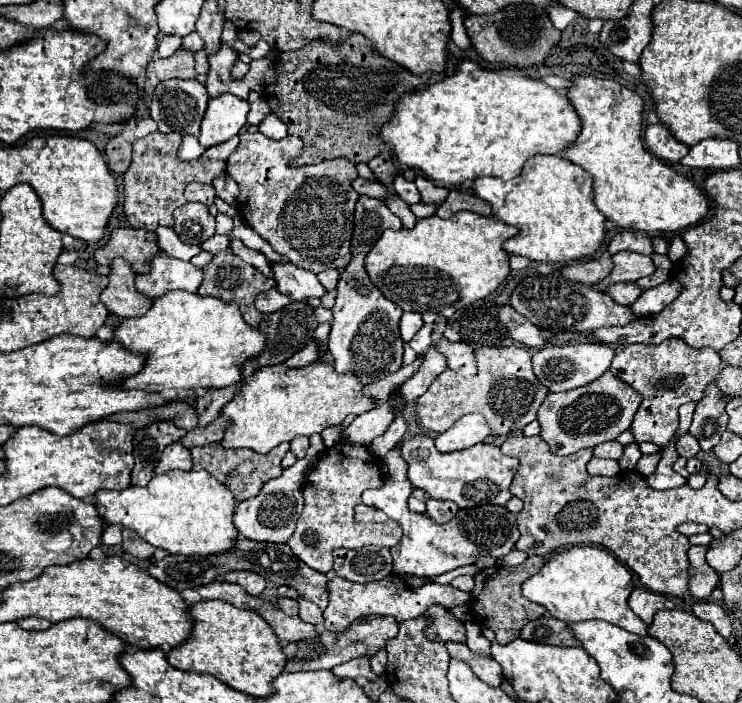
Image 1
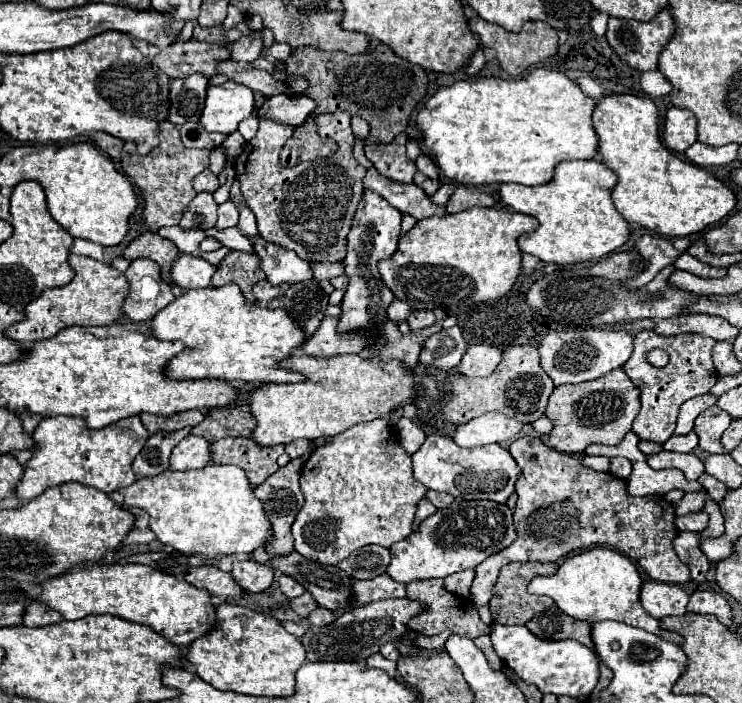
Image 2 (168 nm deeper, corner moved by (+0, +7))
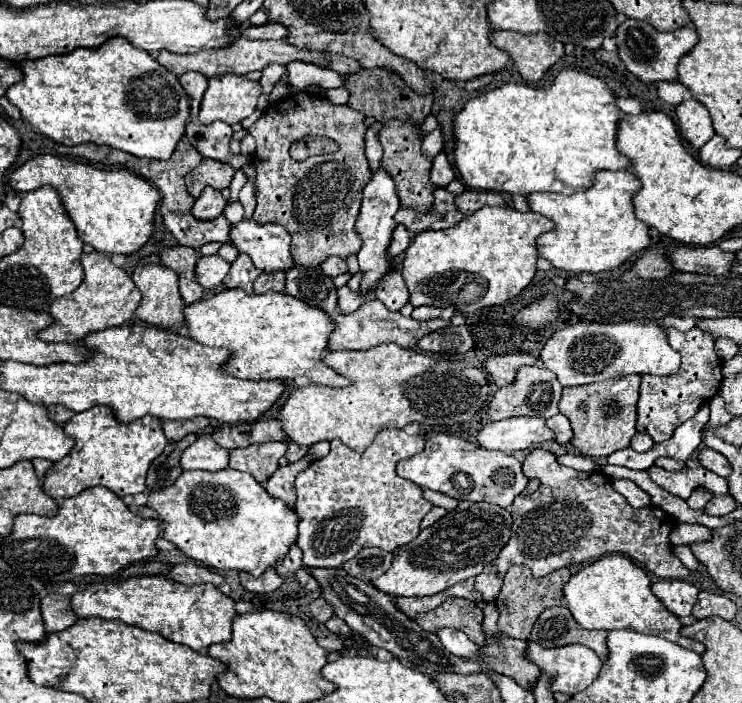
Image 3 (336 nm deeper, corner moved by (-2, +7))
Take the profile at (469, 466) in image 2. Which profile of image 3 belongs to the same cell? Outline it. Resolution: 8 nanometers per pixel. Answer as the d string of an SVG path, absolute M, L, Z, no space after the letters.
M447 433L431 437L419 455L399 461L397 475L413 481L421 489L439 491L451 495L457 501L487 501L499 507L509 507L529 483L521 471L521 463L513 455L503 451L489 451L477 443Z

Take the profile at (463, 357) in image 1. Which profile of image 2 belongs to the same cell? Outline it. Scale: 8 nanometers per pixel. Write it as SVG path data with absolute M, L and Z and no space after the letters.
M467 345L465 355L459 363L459 373L467 377L485 377L501 361L501 349L493 345Z

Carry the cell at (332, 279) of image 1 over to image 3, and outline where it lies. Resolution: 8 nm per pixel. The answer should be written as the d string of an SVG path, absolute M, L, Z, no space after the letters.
M327 257L321 263L321 269L327 277L337 277L339 273L347 273L347 263L345 259L339 259L339 257Z

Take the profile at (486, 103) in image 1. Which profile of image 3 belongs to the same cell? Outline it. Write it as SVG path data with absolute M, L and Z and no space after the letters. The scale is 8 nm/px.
M561 71L549 87L505 83L471 99L455 115L455 165L463 183L471 189L519 195L537 191L573 195L585 191L599 171L623 171L631 167L629 159L615 147L619 121L621 111L615 105L615 95L599 77L581 71Z

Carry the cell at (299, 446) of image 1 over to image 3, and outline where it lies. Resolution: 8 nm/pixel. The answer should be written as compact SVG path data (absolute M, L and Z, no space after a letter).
M289 443L289 449L287 449L285 459L287 459L289 463L295 463L295 461L299 461L301 457L305 457L307 451L309 451L309 447L301 447L301 445L297 445L297 443Z

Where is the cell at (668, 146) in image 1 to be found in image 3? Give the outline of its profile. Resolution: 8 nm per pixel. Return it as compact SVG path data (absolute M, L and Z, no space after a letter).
M697 99L683 101L677 107L677 119L683 139L693 149L701 149L715 135L707 107L703 107L703 103L699 103Z

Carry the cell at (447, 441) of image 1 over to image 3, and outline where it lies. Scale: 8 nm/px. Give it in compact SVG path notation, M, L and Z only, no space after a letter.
M515 417L485 425L477 441L485 449L499 449L503 453L535 449L547 441L555 441L555 433L541 417Z

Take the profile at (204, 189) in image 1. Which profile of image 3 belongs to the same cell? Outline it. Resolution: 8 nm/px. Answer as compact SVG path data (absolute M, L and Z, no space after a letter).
M203 157L201 163L185 175L185 185L187 185L187 191L191 193L191 197L197 199L207 185L211 185L219 191L227 189L233 175L235 175L235 169L231 165Z

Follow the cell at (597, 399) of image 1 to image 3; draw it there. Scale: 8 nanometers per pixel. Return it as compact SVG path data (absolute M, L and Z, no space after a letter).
M627 375L627 377L607 379L603 383L563 389L559 411L571 421L575 433L571 445L577 447L583 455L593 459L609 457L611 453L629 447L631 437L637 433L635 419L637 419L639 385L641 385L639 375Z

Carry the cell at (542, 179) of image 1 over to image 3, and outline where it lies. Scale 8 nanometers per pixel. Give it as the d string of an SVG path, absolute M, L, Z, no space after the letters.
M601 171L595 175L595 185L575 195L533 193L529 199L531 211L545 215L557 227L537 239L539 255L549 259L553 267L571 275L613 271L635 259L651 243L649 225L637 221L633 195L641 187L639 177L631 171Z

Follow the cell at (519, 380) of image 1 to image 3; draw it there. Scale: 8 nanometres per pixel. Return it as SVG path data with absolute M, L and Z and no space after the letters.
M523 367L523 369L519 369L515 383L501 387L493 395L487 415L489 415L491 421L501 421L501 419L507 419L507 417L523 417L523 415L549 419L549 417L559 413L561 391L563 391L563 385L555 379L553 371L549 371L545 367Z

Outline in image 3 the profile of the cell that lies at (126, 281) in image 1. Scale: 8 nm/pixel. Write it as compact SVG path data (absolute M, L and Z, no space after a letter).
M137 265L133 281L139 287L143 299L137 309L137 317L147 325L159 325L171 329L183 323L183 299L179 295L179 279L175 271L163 265Z

